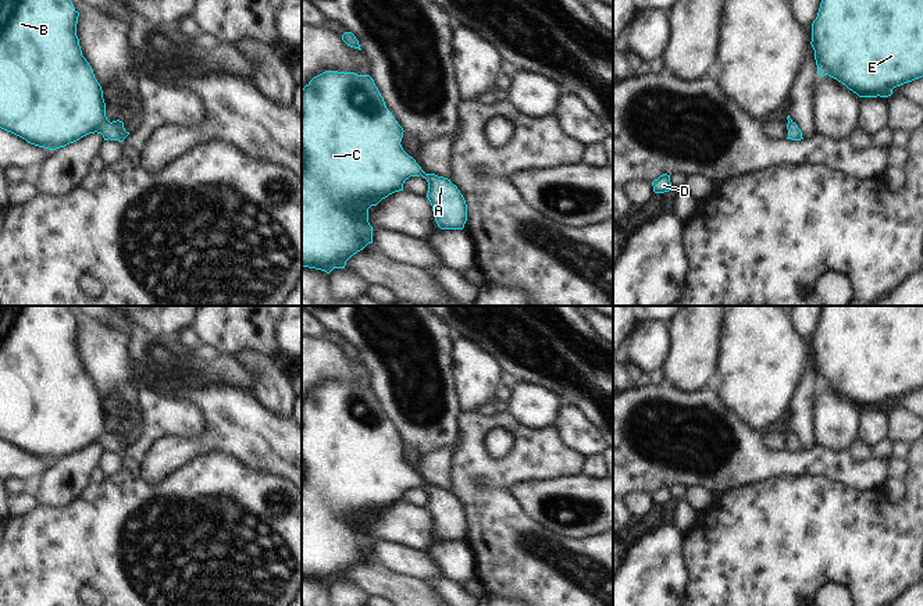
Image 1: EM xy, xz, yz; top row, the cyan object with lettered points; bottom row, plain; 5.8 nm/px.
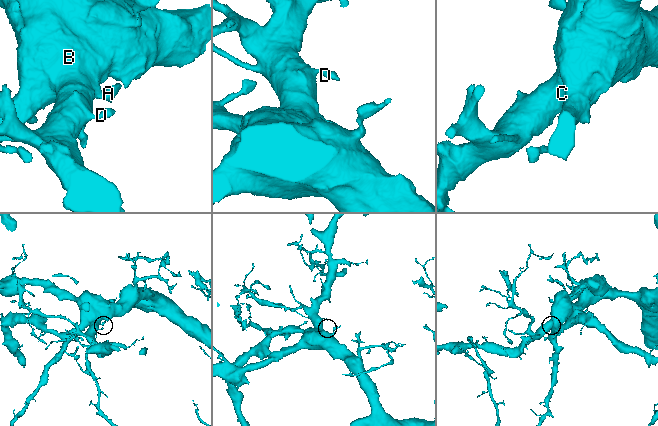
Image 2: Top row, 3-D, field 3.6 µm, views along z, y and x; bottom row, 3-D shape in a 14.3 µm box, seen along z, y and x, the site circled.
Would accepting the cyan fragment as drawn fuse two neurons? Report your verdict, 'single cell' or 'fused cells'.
single cell

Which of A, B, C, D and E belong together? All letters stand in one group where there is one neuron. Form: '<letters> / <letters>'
A B C D E

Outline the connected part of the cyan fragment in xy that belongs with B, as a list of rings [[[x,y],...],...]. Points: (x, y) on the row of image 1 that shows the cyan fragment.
[[[0,0],[0,128],[49,150],[95,132],[104,140],[118,142],[129,135],[122,121],[110,122],[106,117],[101,86],[82,56],[76,36],[78,17],[71,0]]]

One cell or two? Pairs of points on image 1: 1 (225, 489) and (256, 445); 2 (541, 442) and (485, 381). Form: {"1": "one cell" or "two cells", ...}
{"1": "two cells", "2": "two cells"}

